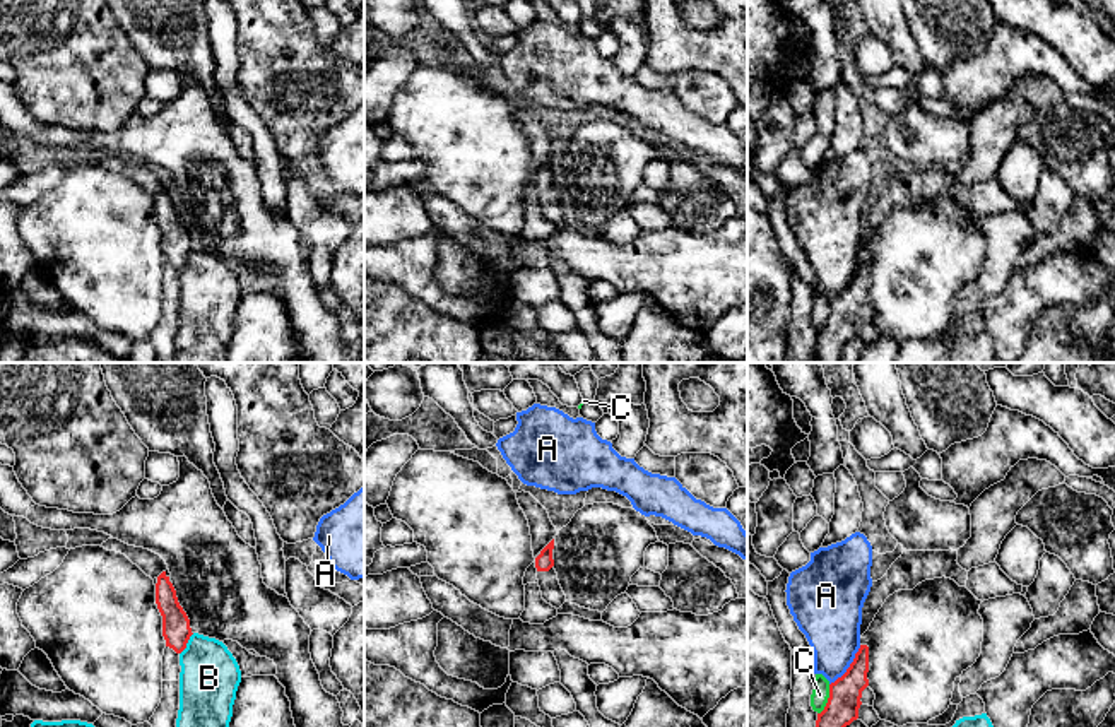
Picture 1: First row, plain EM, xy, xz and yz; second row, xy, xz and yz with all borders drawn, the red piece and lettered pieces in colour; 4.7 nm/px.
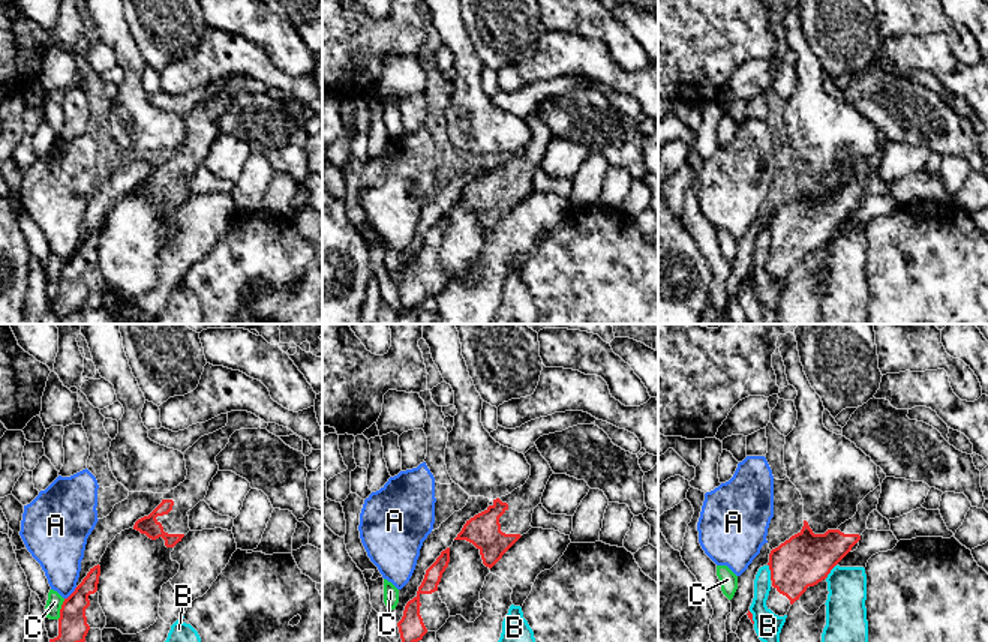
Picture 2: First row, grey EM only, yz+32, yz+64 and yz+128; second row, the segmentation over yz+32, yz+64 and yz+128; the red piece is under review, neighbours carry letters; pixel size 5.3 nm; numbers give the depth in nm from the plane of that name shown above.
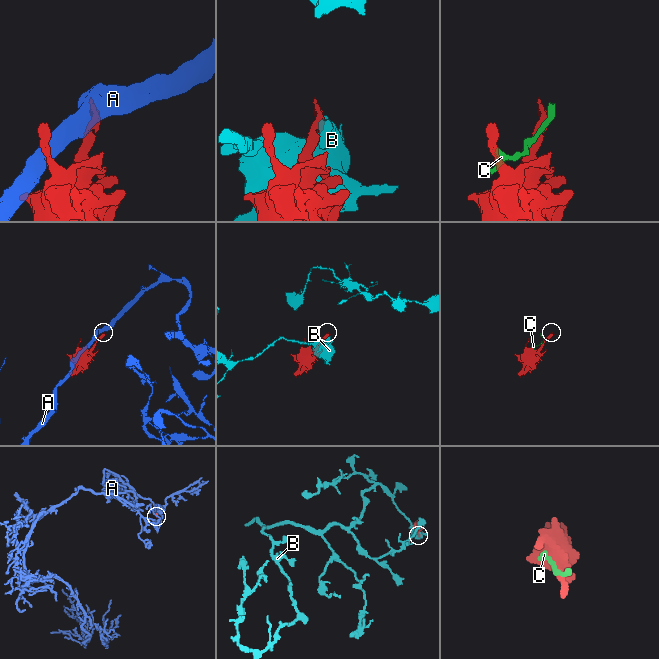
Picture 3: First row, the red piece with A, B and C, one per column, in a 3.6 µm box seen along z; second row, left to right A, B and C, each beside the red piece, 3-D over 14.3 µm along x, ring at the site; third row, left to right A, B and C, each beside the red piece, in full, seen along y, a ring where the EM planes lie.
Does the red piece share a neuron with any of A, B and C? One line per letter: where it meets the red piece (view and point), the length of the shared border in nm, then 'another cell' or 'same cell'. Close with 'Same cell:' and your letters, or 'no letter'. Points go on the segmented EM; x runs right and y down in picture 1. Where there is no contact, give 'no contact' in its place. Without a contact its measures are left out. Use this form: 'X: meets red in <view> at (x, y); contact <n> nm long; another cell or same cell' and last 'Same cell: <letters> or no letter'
A: meets red in yz at (850, 666); contact 240 nm long; another cell
B: meets red in xy at (187, 642); contact 120 nm long; another cell
C: meets red in yz at (828, 700); contact 160 nm long; another cell
Same cell: no letter

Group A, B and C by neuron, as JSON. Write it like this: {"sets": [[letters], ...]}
{"sets": [["A"], ["B"], ["C"]]}

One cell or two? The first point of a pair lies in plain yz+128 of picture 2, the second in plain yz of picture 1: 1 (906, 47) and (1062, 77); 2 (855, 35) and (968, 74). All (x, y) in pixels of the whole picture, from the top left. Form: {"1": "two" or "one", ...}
{"1": "one", "2": "two"}

